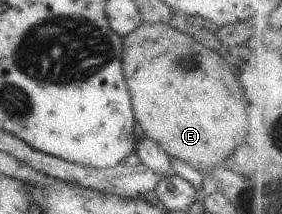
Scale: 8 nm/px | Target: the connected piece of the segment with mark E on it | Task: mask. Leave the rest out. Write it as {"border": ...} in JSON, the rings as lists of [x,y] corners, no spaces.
{"border":[[[142,22],[137,29],[131,31],[124,37],[123,51],[121,53],[121,65],[123,66],[123,77],[129,77],[129,93],[131,93],[131,101],[133,101],[133,109],[135,109],[134,118],[137,125],[143,129],[146,137],[154,139],[170,156],[185,161],[196,170],[213,169],[215,165],[222,165],[223,161],[231,155],[232,151],[246,144],[247,137],[247,101],[243,101],[243,89],[237,83],[235,73],[229,69],[229,65],[223,61],[223,57],[211,49],[205,49],[193,37],[178,29],[172,27],[168,23],[147,23]]]}

